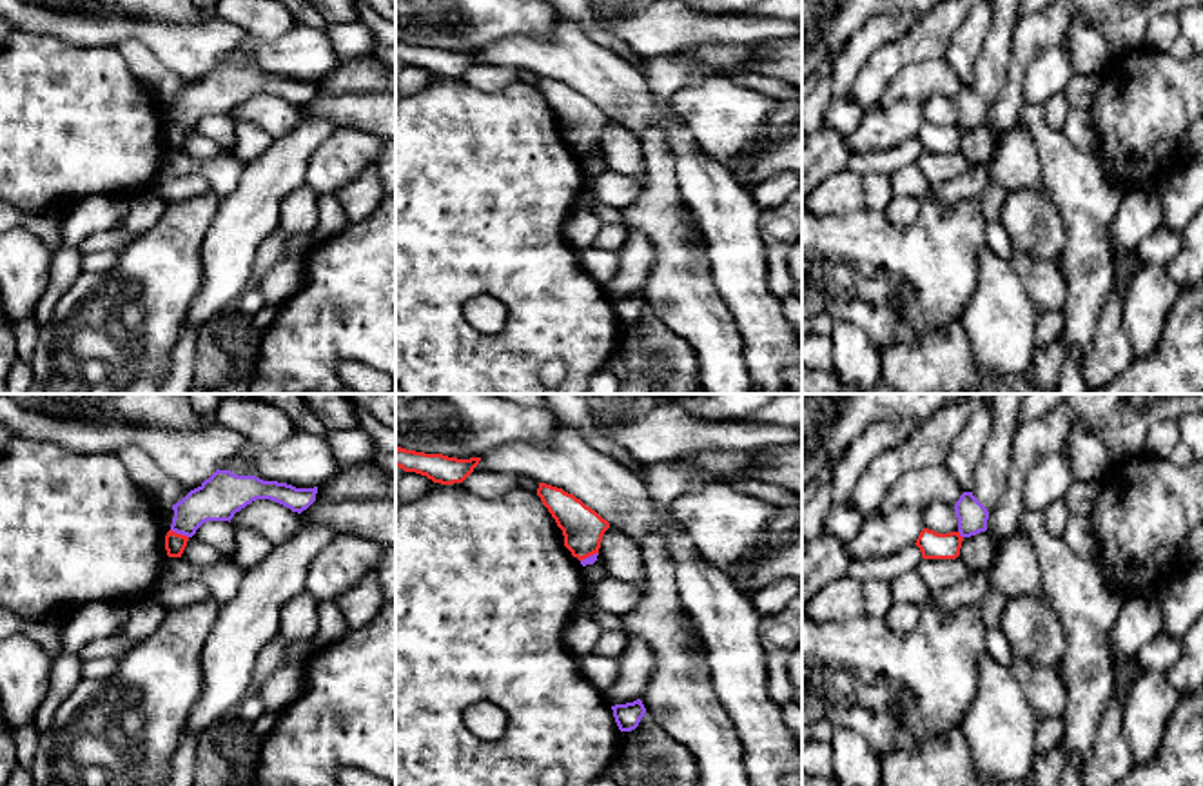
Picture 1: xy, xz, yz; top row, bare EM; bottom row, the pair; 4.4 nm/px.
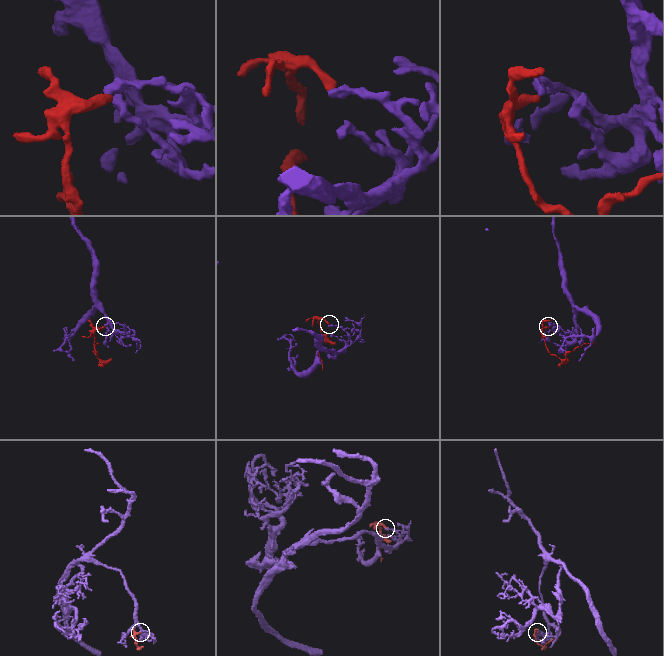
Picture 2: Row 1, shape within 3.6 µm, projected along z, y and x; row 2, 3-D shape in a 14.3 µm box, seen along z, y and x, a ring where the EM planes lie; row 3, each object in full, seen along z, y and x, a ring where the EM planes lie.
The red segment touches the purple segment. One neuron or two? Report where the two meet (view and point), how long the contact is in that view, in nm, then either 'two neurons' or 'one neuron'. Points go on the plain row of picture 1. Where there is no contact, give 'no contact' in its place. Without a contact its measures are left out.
xy (180, 127) | 90 nm | two neurons

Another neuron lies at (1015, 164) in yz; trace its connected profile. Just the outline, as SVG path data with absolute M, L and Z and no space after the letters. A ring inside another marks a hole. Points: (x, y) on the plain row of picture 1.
M1016 127L996 143L989 160L989 182L1002 183L1009 192L1045 191L1040 158L1025 127Z

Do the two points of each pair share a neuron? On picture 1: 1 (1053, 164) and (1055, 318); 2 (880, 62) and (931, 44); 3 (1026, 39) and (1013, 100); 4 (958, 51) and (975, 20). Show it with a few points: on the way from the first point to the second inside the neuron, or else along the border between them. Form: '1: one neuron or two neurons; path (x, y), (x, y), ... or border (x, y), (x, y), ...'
1: two neurons; border (1062, 311), (1062, 333), (1058, 336)
2: one neuron; path (893, 58), (919, 44)
3: one neuron; path (1024, 53), (1013, 86)
4: one neuron; path (966, 44), (973, 28)

